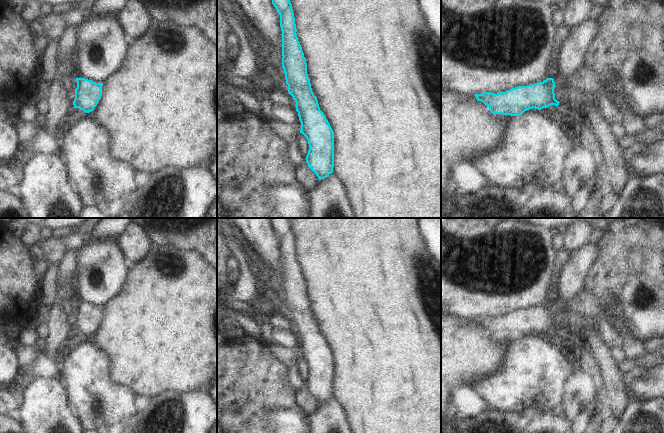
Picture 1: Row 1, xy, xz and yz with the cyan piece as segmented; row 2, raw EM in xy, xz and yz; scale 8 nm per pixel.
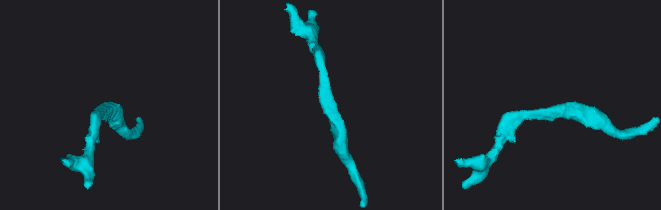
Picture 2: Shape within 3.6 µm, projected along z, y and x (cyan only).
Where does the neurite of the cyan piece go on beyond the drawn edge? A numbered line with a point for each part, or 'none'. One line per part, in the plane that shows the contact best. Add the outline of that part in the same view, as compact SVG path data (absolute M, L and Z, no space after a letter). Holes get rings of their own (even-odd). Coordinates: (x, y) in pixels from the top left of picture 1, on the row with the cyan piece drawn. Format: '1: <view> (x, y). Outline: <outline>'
none.

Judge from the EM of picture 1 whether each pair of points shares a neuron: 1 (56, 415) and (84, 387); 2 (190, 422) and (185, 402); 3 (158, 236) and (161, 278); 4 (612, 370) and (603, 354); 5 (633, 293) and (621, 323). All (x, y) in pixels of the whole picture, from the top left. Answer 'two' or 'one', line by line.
1: two
2: one
3: two
4: one
5: two

